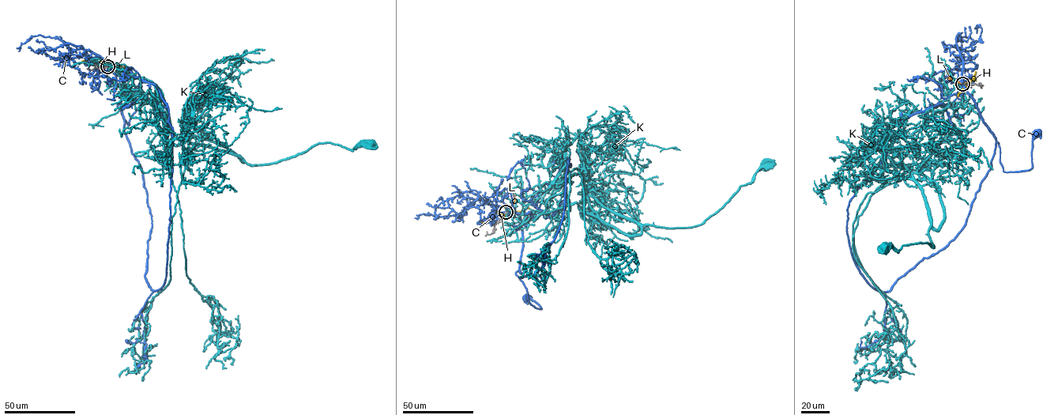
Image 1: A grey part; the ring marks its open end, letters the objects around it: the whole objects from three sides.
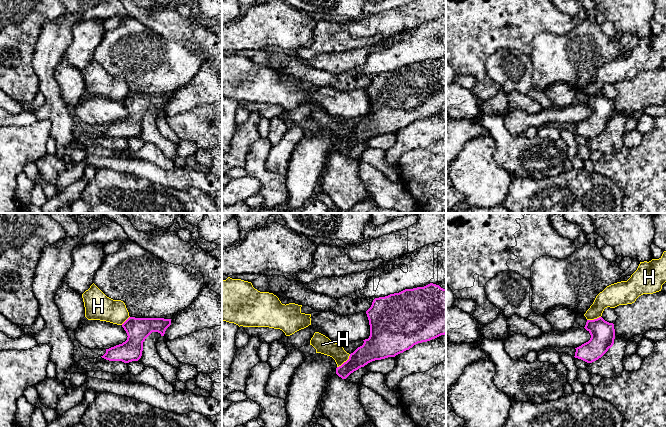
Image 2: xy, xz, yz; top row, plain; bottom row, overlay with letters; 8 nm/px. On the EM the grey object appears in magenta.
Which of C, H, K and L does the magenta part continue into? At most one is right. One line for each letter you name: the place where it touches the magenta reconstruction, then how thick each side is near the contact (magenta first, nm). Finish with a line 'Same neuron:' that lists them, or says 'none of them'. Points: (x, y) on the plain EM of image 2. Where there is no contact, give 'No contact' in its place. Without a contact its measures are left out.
L: No contact
Same neuron: L

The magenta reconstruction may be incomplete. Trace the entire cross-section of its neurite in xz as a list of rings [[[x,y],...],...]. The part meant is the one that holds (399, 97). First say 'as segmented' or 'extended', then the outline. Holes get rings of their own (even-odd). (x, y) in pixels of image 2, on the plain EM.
as segmented; [[[430,59],[424,63],[405,65],[399,69],[375,74],[366,87],[370,112],[362,122],[350,130],[349,135],[336,144],[336,150],[346,155],[351,149],[368,139],[409,126],[414,121],[446,110],[446,65]]]

